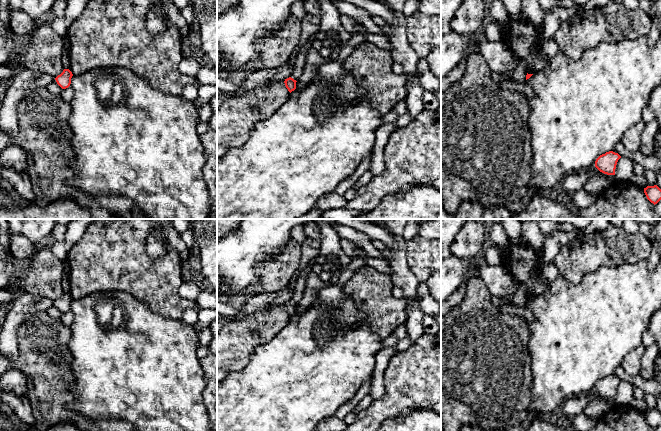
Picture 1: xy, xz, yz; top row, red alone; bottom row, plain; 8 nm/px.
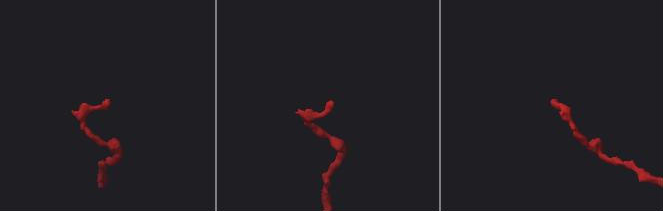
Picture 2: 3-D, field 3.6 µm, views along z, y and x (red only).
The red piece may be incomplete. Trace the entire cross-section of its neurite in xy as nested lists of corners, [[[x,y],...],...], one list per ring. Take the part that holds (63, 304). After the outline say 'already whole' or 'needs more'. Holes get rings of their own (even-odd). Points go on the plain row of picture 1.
[[[64,293],[63,296],[55,302],[55,304],[62,313],[66,313],[71,308],[72,300],[73,298],[69,293]]]; already whole

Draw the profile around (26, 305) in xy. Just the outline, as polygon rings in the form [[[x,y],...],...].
[[[20,293],[13,303],[11,309],[5,316],[0,334],[0,354],[10,361],[19,357],[18,332],[24,322],[39,312],[46,312],[55,304],[44,297]]]

